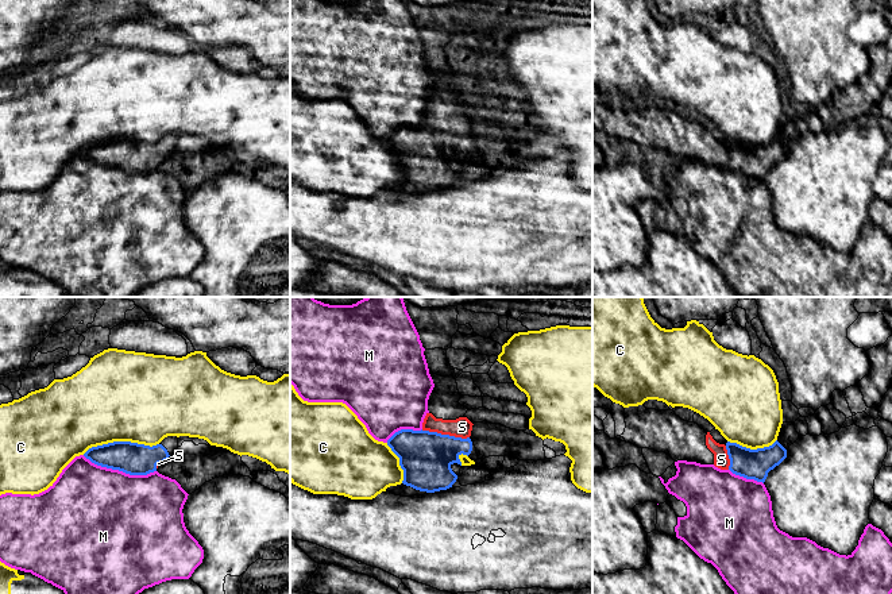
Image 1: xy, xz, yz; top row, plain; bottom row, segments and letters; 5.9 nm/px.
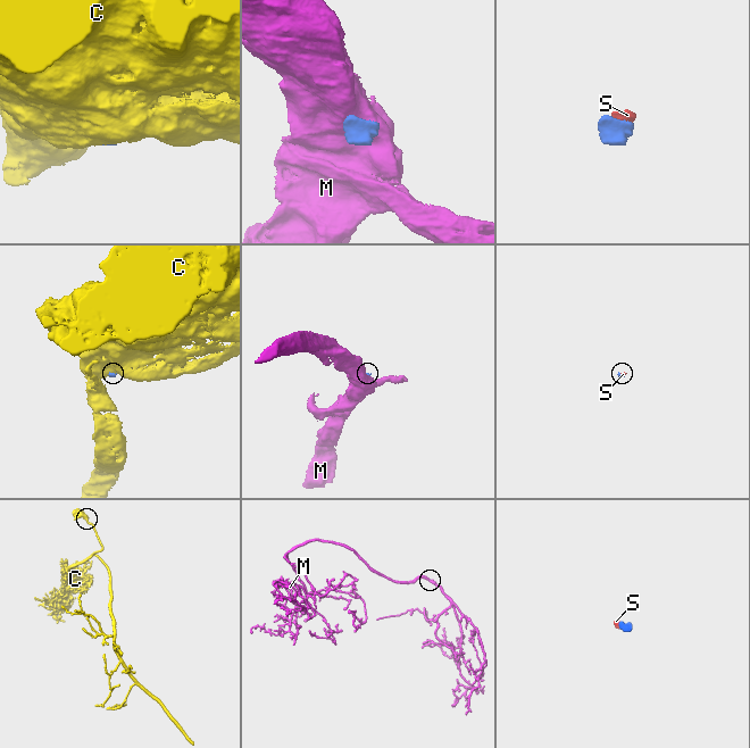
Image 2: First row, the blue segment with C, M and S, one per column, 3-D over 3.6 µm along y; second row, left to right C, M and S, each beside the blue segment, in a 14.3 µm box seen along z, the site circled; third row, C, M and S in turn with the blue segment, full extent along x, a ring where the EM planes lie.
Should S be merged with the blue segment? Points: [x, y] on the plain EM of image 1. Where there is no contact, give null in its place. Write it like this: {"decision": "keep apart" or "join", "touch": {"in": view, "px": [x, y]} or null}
{"decision": "join", "touch": {"in": "xz", "px": [446, 132]}}

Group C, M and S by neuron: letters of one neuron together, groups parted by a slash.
C / M / S

